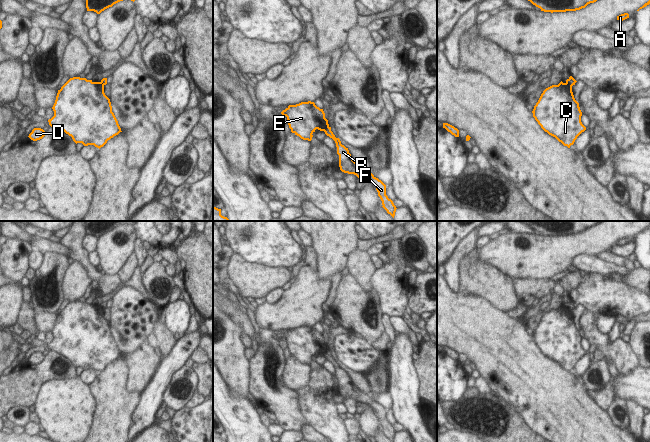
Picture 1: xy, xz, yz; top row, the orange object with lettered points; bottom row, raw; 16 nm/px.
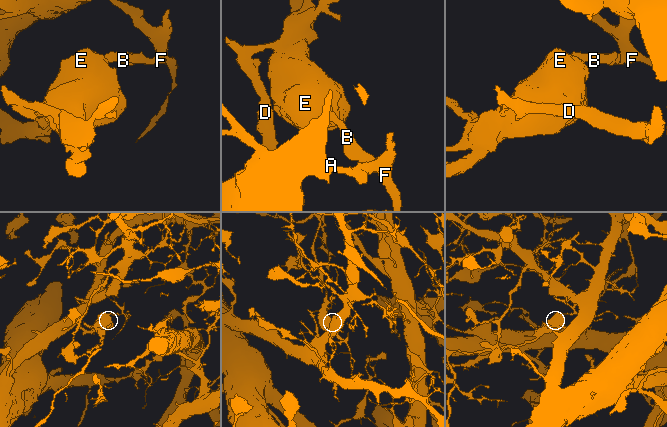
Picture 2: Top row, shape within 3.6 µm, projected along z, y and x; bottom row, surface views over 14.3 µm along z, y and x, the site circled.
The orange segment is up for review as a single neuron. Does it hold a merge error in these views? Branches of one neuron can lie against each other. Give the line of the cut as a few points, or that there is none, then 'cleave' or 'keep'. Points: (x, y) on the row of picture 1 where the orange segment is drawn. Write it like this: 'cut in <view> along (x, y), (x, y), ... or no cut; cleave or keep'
cut in xz along (328, 125), (323, 130); cleave

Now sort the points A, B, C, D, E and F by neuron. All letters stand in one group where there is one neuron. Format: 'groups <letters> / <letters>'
groups A B D F / C E

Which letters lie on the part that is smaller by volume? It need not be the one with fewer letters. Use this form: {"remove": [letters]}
{"remove": ["C", "E"]}

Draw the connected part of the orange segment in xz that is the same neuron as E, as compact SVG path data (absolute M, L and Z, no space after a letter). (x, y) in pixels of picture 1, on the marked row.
M311 101L289 105L281 114L287 117L291 132L303 140L311 141L316 129L324 131L329 126L323 109Z

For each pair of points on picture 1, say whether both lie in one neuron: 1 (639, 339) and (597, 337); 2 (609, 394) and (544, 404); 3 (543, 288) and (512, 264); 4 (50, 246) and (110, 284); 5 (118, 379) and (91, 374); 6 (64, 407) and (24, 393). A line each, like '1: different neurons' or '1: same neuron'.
1: different neurons
2: different neurons
3: different neurons
4: different neurons
5: different neurons
6: different neurons

